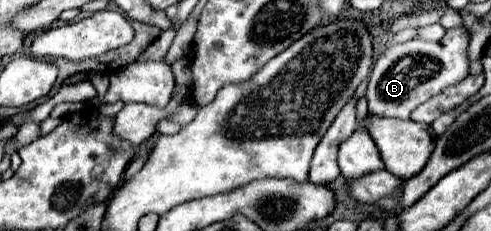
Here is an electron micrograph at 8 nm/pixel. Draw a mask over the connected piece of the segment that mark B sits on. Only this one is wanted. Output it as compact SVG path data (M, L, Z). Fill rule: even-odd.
M465 28L447 30L447 34L439 42L425 42L413 38L409 42L397 44L389 48L373 66L369 86L367 86L367 102L369 112L377 116L391 116L409 120L409 114L431 96L441 92L441 88L461 82L469 74L469 36Z

